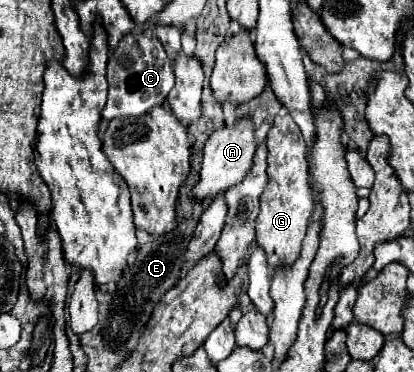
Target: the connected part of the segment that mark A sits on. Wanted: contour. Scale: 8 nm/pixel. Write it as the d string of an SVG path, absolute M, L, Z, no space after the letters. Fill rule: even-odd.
M241 118L235 122L235 126L223 126L221 130L213 132L203 148L199 182L191 190L193 198L199 204L207 204L217 194L227 192L231 186L239 184L239 180L243 180L253 166L253 154L255 154L255 126L249 118Z

